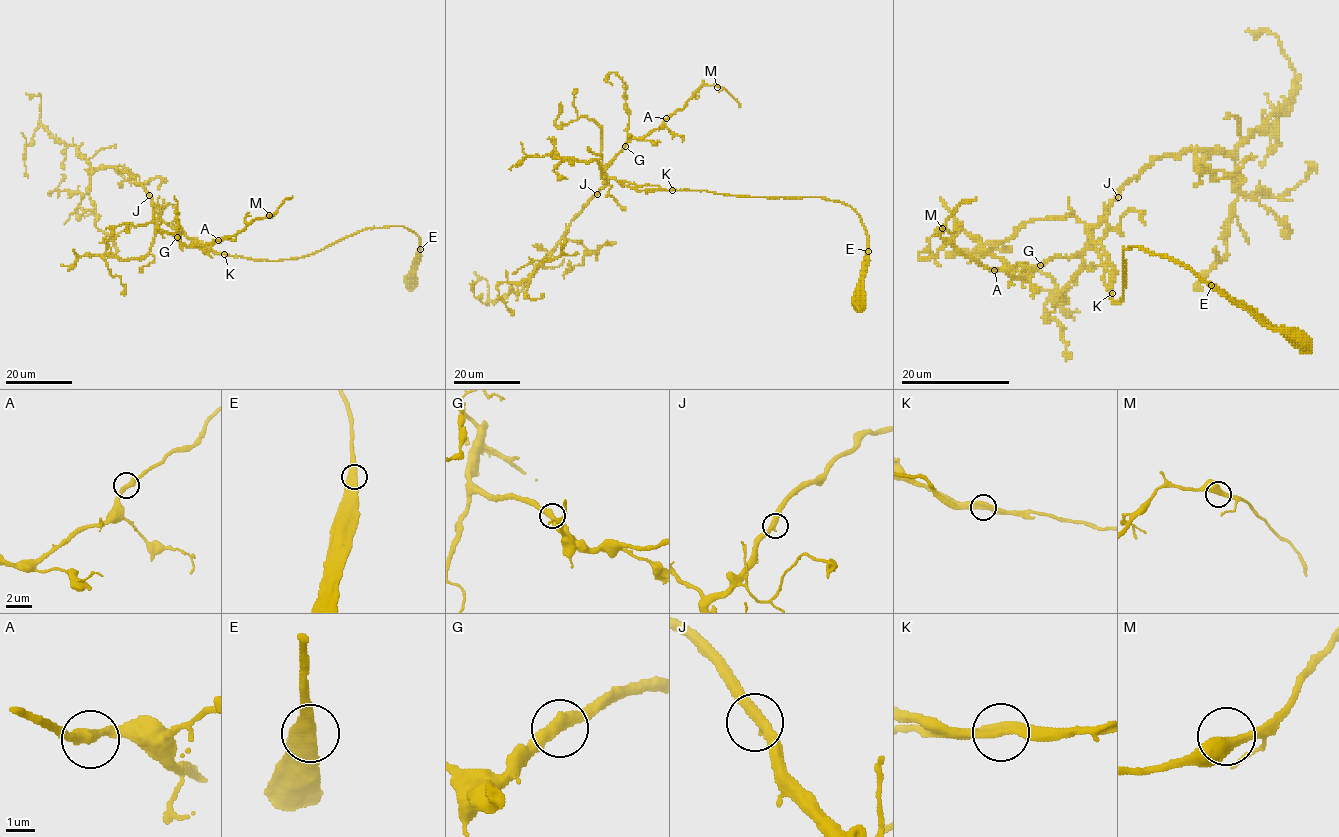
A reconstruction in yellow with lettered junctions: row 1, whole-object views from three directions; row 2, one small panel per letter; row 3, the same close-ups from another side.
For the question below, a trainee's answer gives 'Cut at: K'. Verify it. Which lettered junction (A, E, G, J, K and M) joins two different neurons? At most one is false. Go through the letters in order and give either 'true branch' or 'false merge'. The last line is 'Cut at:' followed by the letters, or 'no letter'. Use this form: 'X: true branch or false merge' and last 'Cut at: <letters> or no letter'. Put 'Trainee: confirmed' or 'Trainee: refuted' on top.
Trainee: confirmed
A: true branch
E: true branch
G: true branch
J: true branch
K: false merge
M: true branch
Cut at: K

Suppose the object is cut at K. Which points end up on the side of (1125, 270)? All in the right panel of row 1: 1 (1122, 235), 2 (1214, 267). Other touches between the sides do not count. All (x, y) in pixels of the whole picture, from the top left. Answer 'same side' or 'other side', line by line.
1: other side
2: other side

